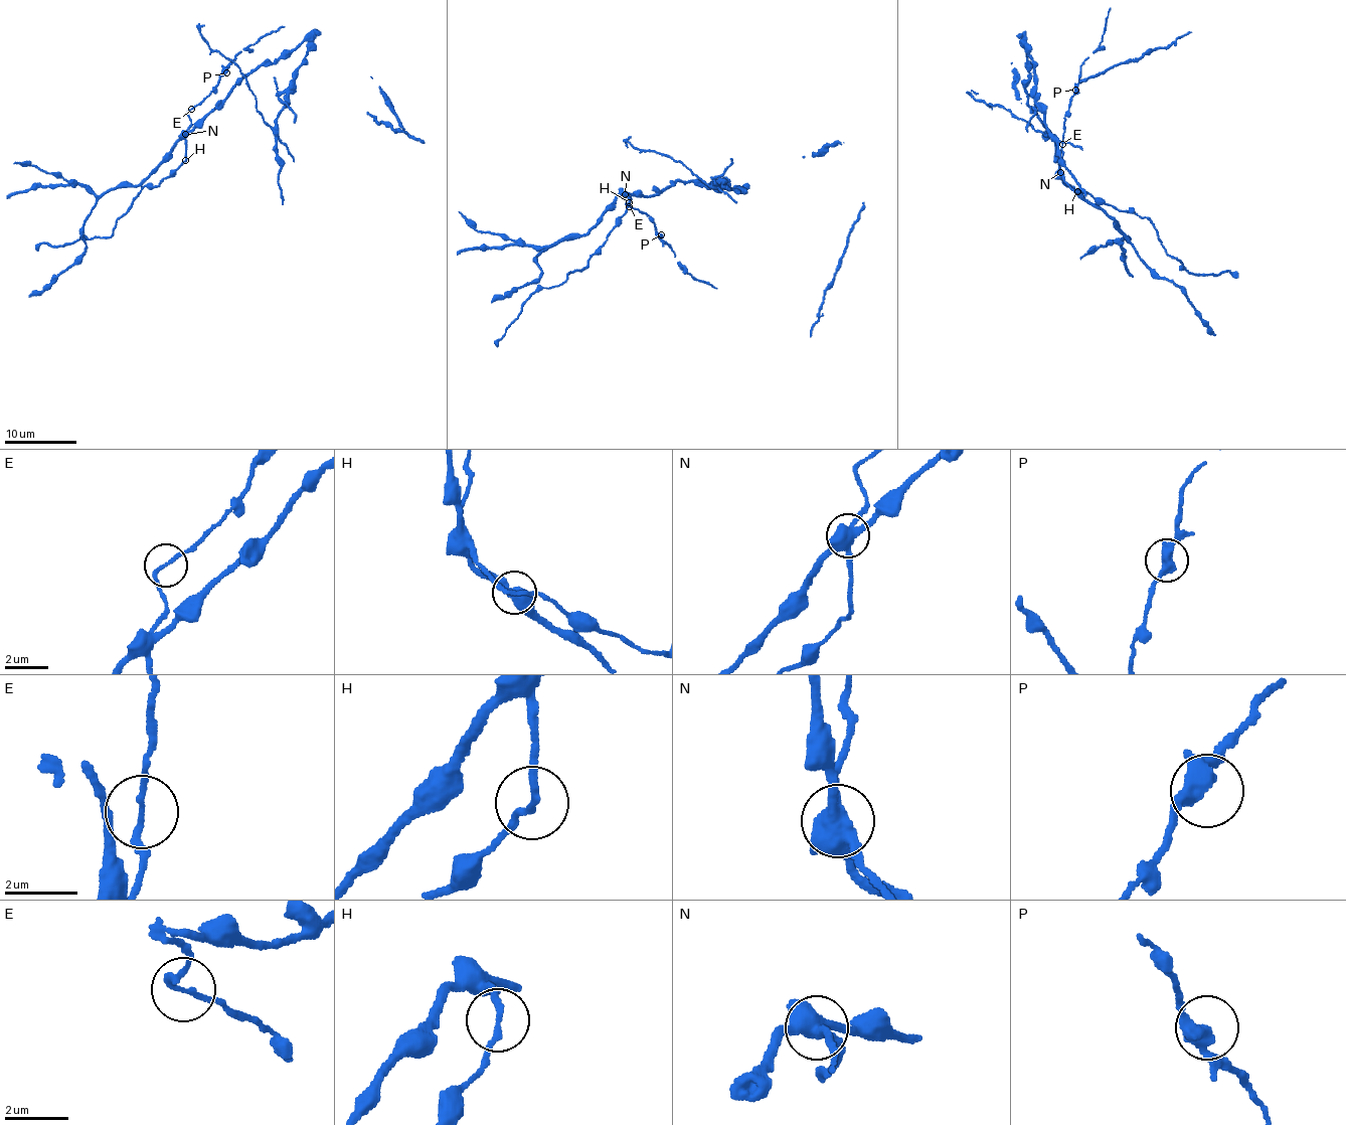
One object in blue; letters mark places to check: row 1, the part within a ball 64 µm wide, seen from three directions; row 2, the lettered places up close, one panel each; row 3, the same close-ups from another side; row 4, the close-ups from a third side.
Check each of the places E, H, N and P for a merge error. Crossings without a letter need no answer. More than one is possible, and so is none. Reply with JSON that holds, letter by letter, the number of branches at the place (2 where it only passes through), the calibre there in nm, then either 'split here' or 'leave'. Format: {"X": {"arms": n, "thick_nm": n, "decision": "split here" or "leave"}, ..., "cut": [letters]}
{"E": {"arms": 2, "thick_nm": 150, "decision": "leave"}, "H": {"arms": 2, "thick_nm": 160, "decision": "split here"}, "N": {"arms": 3, "thick_nm": 500, "decision": "split here"}, "P": {"arms": 3, "thick_nm": 360, "decision": "leave"}, "cut": ["H", "N"]}

